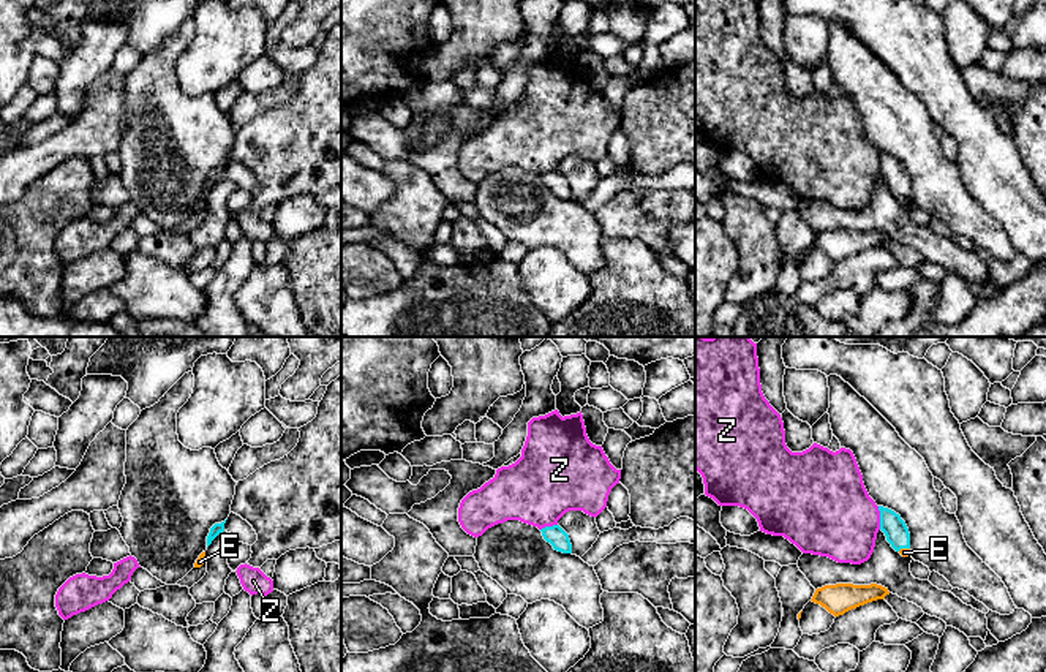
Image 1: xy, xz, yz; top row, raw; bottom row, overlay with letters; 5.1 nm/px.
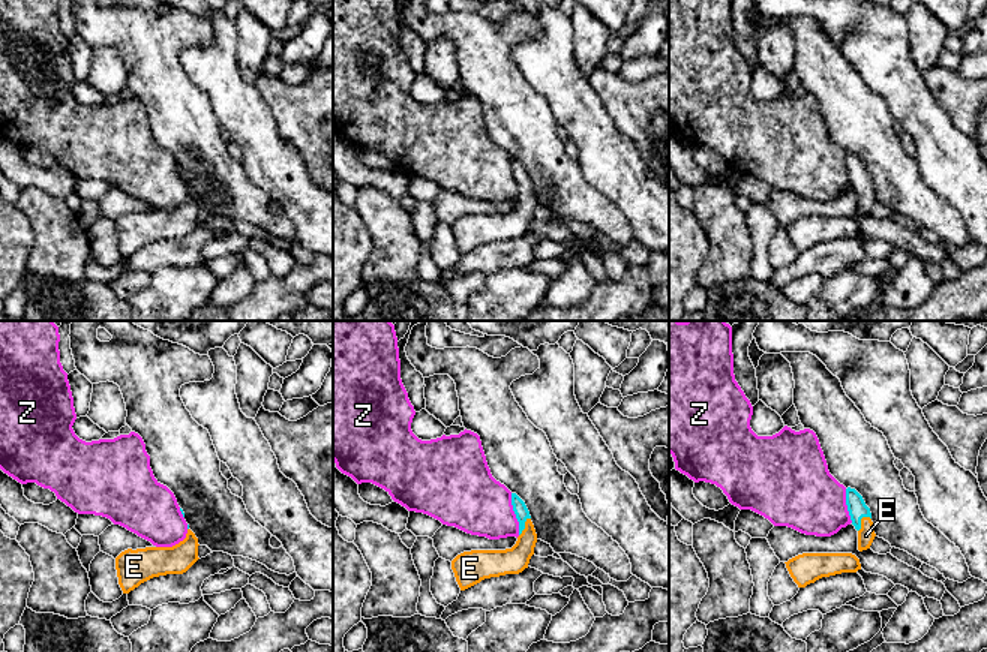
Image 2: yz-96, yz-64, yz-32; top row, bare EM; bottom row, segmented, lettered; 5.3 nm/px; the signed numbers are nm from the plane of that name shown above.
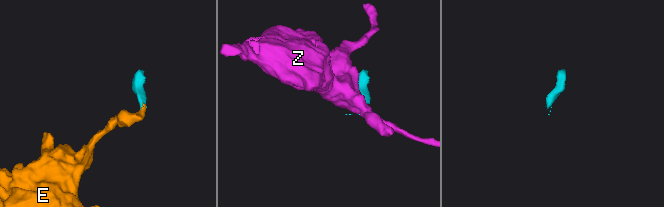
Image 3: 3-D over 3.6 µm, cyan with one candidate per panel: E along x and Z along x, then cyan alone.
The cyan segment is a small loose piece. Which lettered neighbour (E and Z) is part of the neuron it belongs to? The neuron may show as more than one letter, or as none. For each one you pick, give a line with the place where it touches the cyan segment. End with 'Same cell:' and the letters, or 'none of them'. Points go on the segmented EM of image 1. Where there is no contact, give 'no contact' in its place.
E: contact yz (903, 547)
Same cell: E

